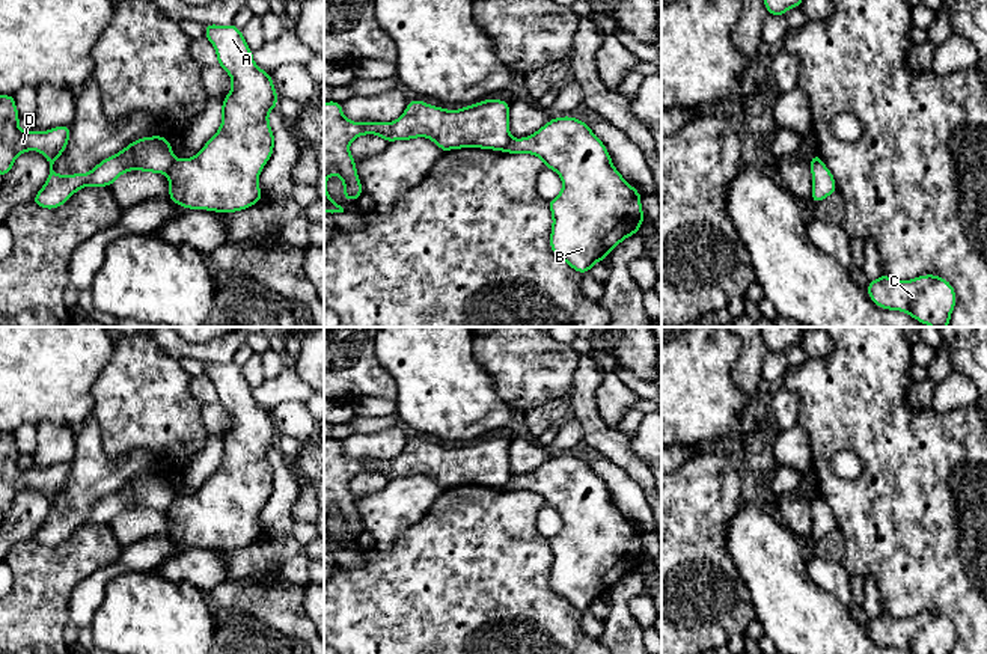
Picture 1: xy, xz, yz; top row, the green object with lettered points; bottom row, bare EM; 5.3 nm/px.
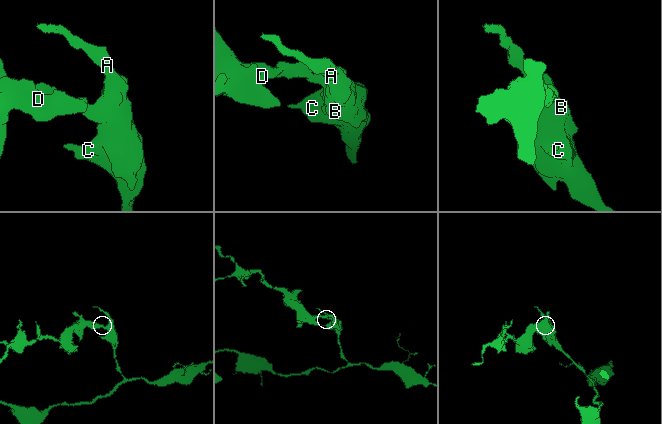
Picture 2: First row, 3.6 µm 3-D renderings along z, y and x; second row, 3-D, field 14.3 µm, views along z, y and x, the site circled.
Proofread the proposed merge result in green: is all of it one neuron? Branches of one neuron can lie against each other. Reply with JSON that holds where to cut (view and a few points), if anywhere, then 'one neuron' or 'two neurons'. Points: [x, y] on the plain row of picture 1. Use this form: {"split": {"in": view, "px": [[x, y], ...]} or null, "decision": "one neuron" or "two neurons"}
{"split": {"in": "xy", "px": [[175, 498], [165, 511]]}, "decision": "two neurons"}

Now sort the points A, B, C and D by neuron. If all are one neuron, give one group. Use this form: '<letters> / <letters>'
A B C / D

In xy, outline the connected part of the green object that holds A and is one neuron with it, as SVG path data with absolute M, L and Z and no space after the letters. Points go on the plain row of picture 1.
M205 362L205 375L232 417L222 440L223 457L194 494L175 497L164 512L173 541L187 547L237 550L262 536L259 511L274 488L268 452L279 434L271 411L253 399L253 389L238 365Z

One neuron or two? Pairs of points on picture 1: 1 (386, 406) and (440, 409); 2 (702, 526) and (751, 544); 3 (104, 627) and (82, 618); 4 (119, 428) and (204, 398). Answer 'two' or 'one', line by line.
1: two
2: two
3: two
4: two

